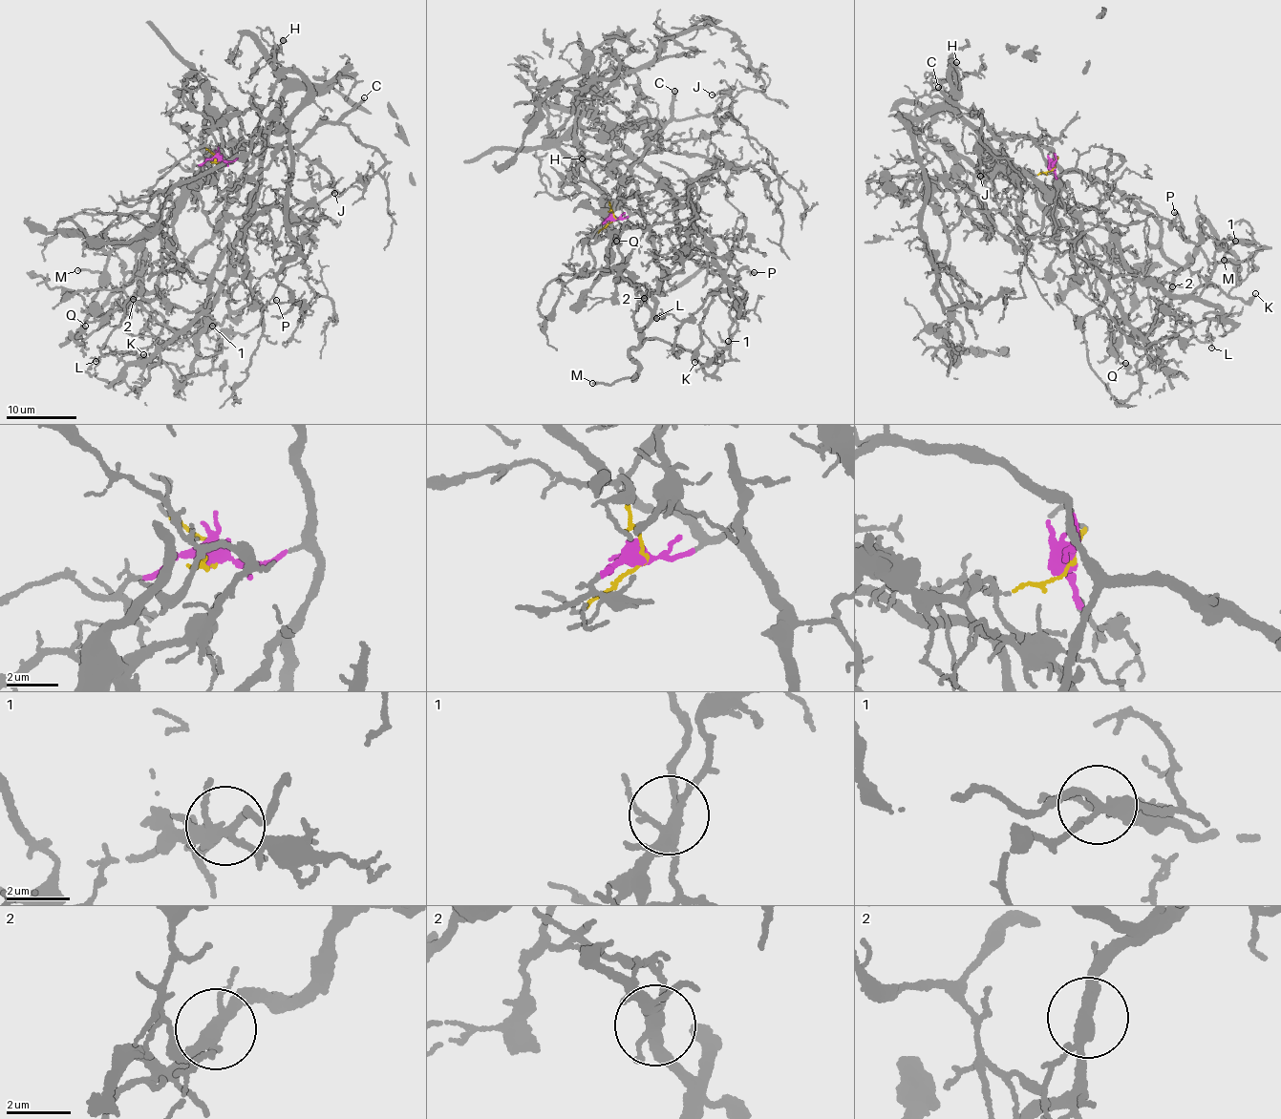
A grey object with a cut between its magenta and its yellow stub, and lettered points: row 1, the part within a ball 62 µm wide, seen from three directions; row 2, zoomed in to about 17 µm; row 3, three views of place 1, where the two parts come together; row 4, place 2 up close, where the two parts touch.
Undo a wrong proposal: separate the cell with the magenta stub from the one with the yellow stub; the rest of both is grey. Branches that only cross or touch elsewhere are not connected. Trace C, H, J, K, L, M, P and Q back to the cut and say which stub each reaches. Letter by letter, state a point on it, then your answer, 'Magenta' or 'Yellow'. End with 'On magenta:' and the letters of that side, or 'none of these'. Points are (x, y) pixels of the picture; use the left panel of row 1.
C: Place: (364, 97). Yellow
H: Place: (283, 40). Yellow
J: Place: (334, 193). Yellow
K: Place: (143, 354). Yellow
L: Place: (96, 361). Yellow
M: Place: (77, 270). Magenta
P: Place: (276, 300). Magenta
Q: Place: (85, 326). Magenta
On magenta: M, P, Q

